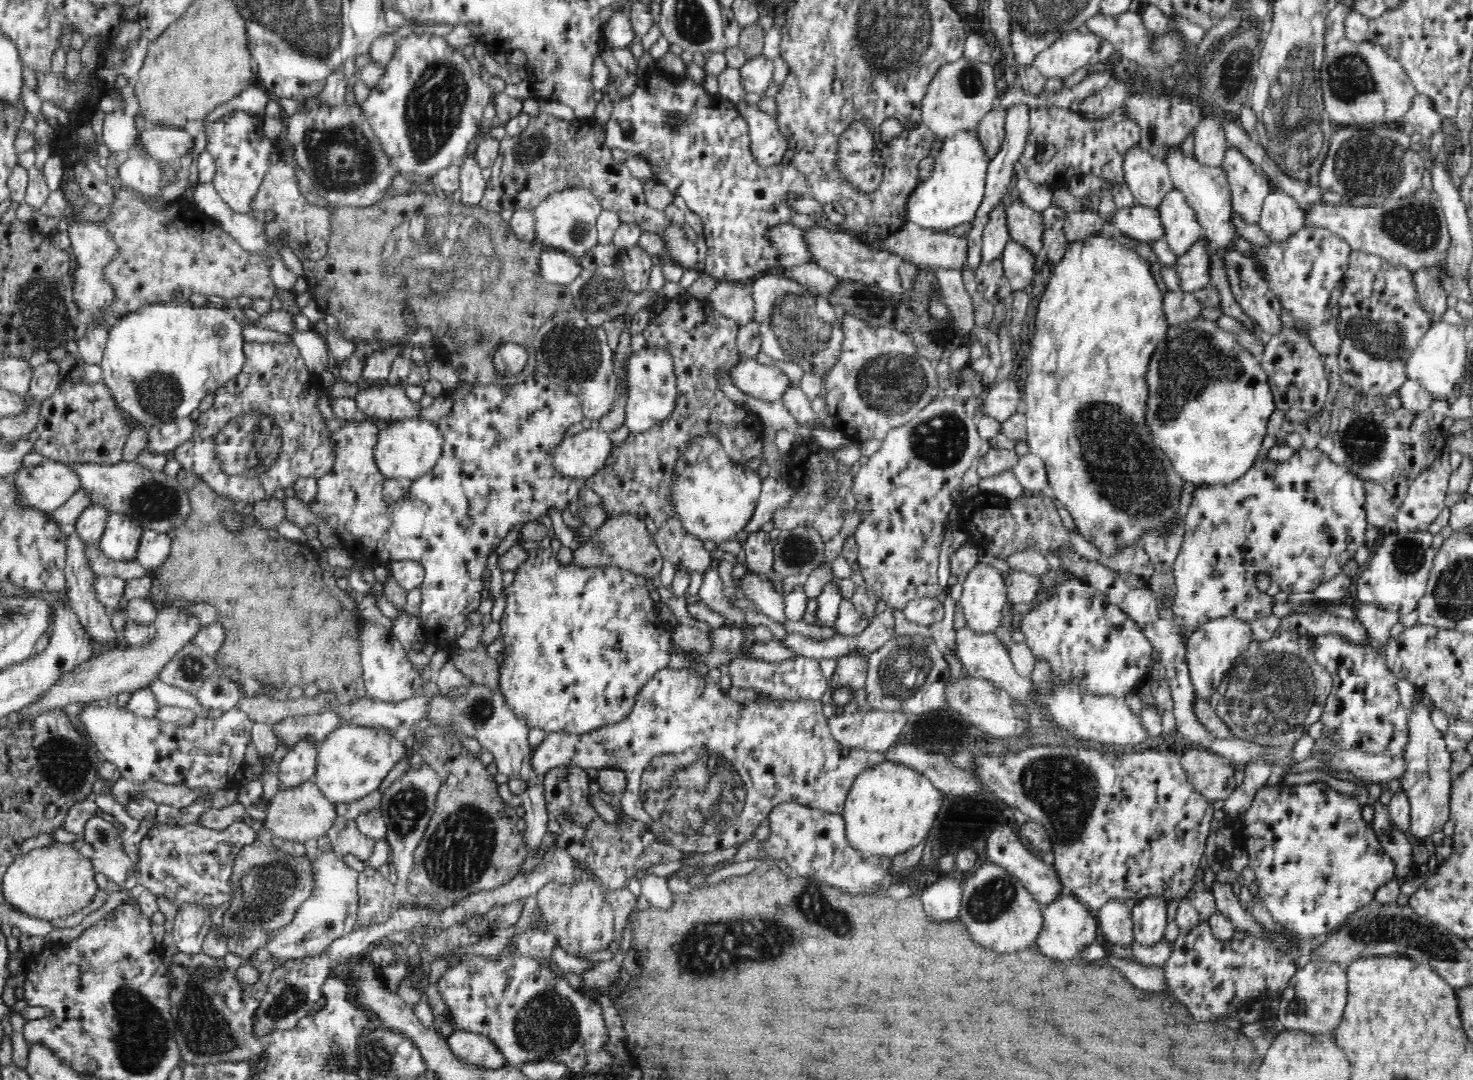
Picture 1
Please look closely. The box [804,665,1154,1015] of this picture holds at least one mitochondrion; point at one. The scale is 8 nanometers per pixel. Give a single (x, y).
(1064, 789)

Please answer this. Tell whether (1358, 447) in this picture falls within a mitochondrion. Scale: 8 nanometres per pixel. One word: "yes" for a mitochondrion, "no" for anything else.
yes

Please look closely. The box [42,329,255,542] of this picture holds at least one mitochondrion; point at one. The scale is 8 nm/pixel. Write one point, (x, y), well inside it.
(161, 395)

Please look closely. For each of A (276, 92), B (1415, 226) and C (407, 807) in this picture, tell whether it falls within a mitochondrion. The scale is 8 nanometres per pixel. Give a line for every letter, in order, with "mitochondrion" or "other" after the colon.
A: other
B: mitochondrion
C: mitochondrion

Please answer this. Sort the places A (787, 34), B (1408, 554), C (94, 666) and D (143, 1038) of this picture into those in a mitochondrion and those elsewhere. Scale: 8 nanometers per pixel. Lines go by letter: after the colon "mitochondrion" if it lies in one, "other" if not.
A: other
B: mitochondrion
C: other
D: mitochondrion

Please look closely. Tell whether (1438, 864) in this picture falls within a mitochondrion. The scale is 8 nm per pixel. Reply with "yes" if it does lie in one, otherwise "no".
no

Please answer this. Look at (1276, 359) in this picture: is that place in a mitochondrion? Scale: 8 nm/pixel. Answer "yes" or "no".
no

